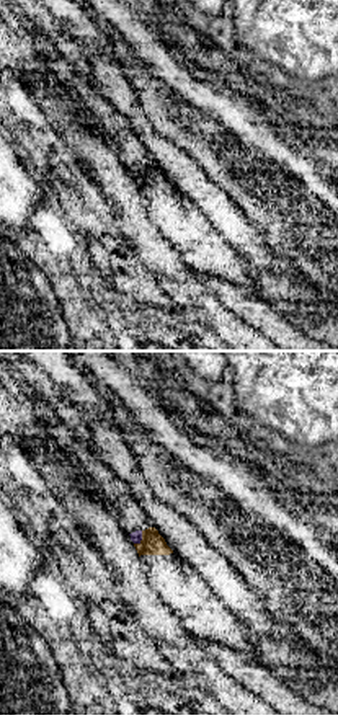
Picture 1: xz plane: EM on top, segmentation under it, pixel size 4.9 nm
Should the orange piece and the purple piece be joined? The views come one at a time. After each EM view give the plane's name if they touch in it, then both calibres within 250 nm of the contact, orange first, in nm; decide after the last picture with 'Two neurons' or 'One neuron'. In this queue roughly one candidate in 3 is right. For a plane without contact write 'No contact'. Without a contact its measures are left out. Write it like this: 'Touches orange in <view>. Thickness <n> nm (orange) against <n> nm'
Touches orange in xz. Thickness 110 nm (orange) against 60 nm

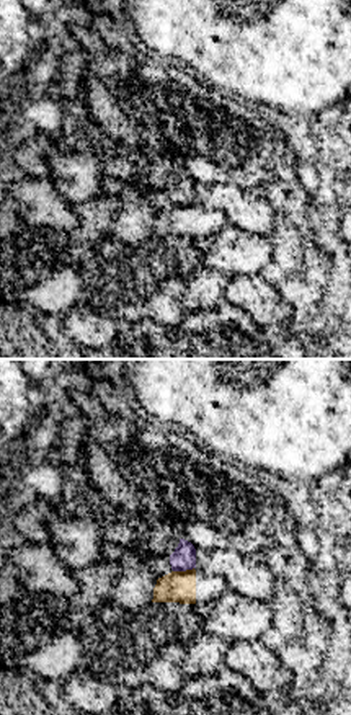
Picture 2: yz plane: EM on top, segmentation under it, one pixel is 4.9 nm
Touches orange in yz. Thickness 160 nm (orange) against 120 nm

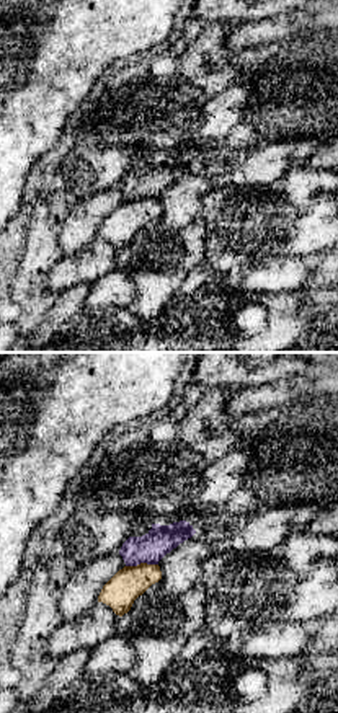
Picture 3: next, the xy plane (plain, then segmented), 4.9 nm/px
Touches orange in xy. Thickness 160 nm (orange) against 150 nm

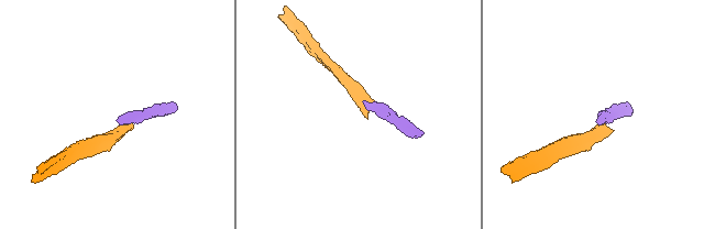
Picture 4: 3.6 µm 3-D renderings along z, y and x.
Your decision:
Two neurons

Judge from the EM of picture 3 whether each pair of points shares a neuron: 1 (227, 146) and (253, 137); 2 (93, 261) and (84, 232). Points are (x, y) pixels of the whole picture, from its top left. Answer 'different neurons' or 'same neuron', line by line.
1: same neuron
2: different neurons

